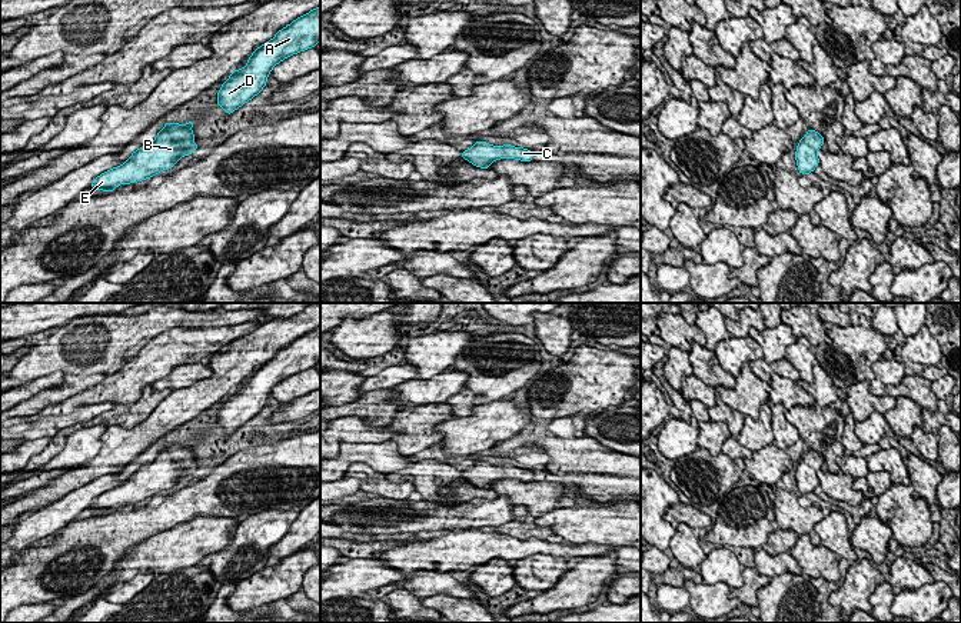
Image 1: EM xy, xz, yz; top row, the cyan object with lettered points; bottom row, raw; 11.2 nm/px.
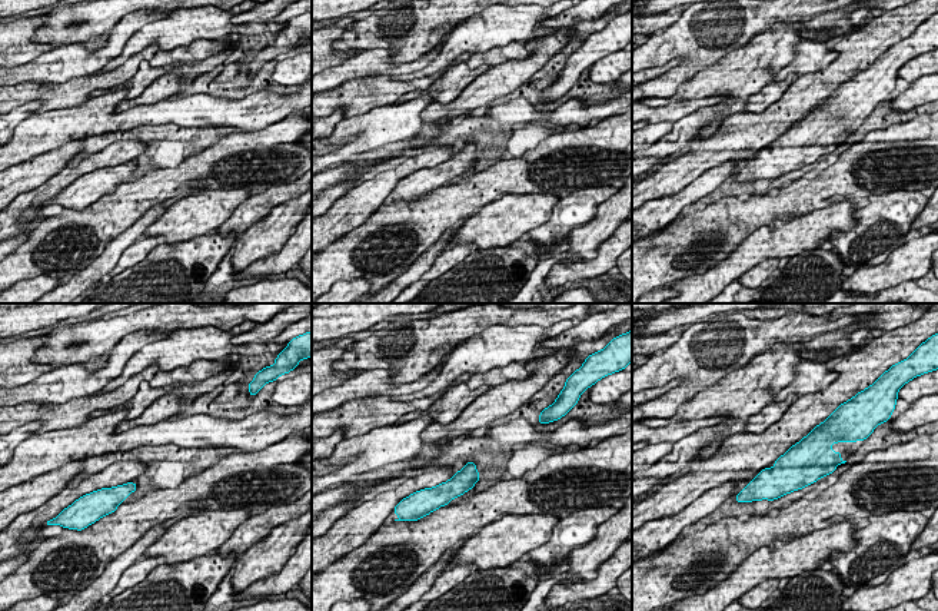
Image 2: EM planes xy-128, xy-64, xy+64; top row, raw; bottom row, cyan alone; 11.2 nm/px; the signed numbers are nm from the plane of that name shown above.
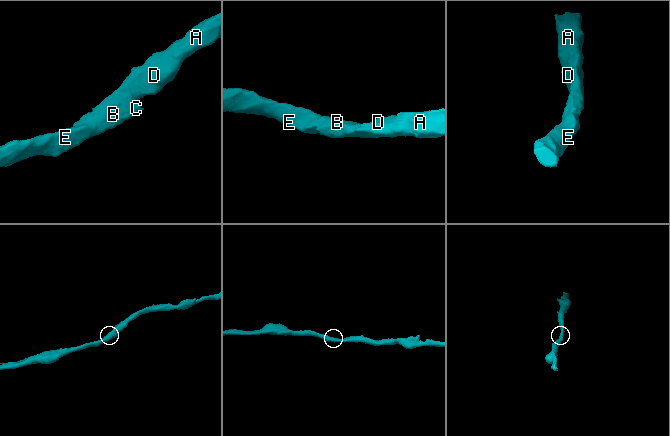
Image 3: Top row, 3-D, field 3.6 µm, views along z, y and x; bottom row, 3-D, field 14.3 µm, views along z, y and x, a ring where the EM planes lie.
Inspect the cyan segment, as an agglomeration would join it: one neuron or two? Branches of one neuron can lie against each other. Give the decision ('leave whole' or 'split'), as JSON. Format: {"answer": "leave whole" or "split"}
{"answer": "leave whole"}

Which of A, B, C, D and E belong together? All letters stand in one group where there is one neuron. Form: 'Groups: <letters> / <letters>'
Groups: A B C D E

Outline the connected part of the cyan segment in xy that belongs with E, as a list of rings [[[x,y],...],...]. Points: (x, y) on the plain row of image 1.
[[[192,440],[186,446],[166,442],[152,464],[134,470],[122,486],[102,493],[90,507],[113,512],[119,504],[137,503],[162,490],[170,490],[183,476],[193,474],[199,469],[193,462],[194,454],[190,449],[193,444],[196,443]]]

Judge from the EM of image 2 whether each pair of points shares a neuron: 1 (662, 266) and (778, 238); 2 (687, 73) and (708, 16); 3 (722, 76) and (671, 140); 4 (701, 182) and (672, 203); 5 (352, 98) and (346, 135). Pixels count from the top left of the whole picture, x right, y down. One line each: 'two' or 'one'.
1: two
2: one
3: two
4: one
5: two

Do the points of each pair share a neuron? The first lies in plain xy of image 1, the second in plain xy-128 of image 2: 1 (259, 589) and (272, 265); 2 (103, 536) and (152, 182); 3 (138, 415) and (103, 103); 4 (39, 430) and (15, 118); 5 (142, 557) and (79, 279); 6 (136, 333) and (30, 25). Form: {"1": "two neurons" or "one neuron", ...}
{"1": "one neuron", "2": "one neuron", "3": "two neurons", "4": "two neurons", "5": "two neurons", "6": "two neurons"}

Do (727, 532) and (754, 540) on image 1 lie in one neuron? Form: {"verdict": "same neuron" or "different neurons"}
{"verdict": "same neuron"}

